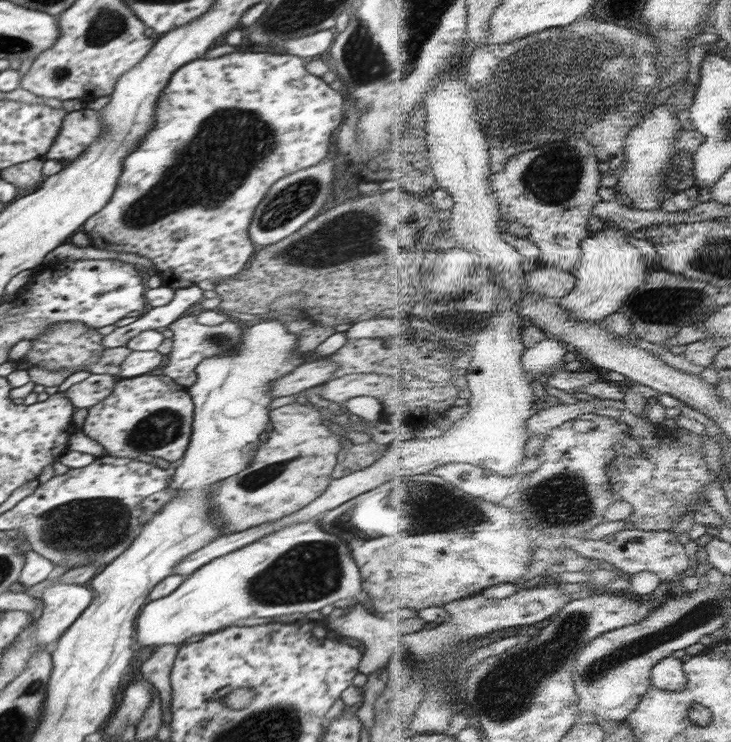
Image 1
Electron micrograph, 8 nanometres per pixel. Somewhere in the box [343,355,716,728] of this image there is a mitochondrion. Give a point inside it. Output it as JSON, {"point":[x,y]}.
{"point":[507,689]}

